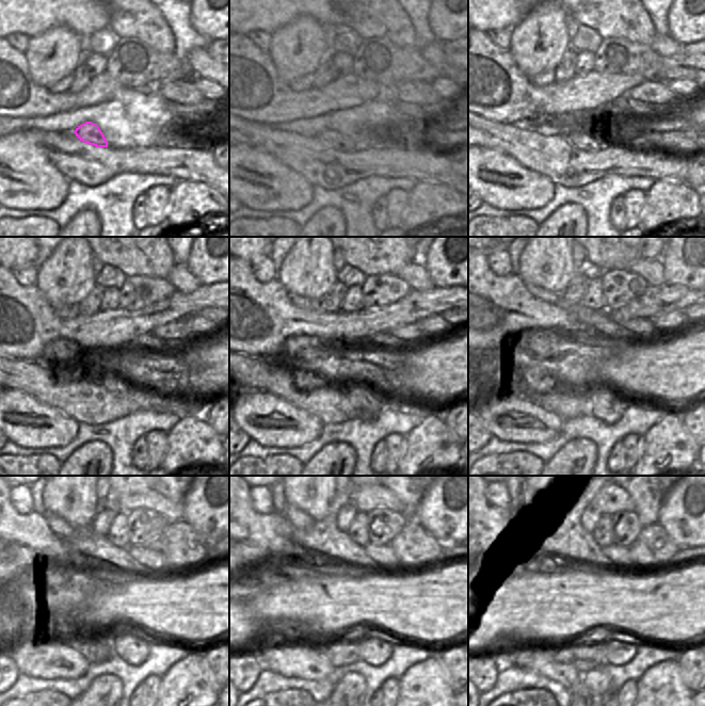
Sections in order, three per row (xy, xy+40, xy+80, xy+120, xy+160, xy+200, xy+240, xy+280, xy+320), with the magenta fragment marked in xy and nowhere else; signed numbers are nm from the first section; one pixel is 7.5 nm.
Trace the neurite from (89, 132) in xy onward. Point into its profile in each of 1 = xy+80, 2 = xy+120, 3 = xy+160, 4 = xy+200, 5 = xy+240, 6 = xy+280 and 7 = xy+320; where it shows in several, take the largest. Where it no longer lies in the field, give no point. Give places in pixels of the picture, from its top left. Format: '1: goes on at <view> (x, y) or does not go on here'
1: goes on at xy+80 (578, 137)
2: goes on at xy+120 (113, 385)
3: goes on at xy+160 (367, 403)
4: goes on at xy+200 (605, 405)
5: goes on at xy+240 (133, 648)
6: goes on at xy+280 (374, 650)
7: goes on at xy+320 (620, 651)

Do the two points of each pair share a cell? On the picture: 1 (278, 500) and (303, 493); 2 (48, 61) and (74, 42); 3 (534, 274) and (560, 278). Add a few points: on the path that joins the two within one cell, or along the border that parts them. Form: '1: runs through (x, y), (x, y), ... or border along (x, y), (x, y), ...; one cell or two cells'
1: border along (283, 486), (284, 499), (287, 502); two cells
2: runs through (54, 55), (64, 46), (67, 46); one cell
3: runs through (541, 274), (554, 274); one cell

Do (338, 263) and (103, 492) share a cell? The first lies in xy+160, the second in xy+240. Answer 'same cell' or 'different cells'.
same cell

